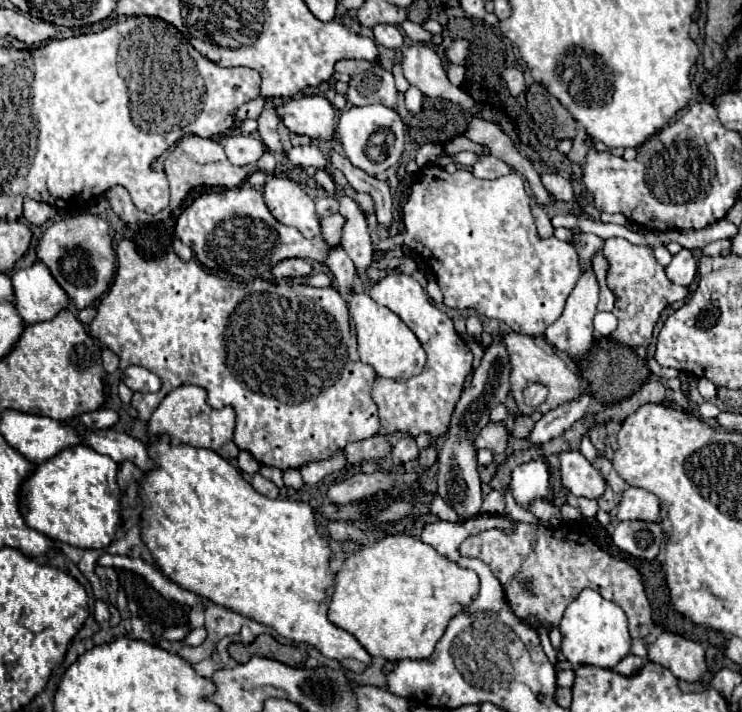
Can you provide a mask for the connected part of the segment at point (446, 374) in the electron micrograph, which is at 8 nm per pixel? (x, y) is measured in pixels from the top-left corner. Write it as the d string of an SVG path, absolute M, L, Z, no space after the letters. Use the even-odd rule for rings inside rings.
M389 271L383 279L375 281L369 287L369 297L375 303L397 313L401 321L417 335L417 339L427 351L427 365L417 377L411 377L407 381L389 381L385 377L375 377L371 393L379 407L381 427L385 433L405 431L413 437L427 431L433 435L433 439L437 439L449 427L451 413L461 397L463 381L471 373L473 353L457 335L453 321L447 317L447 313L443 313L429 301L427 291L411 275Z

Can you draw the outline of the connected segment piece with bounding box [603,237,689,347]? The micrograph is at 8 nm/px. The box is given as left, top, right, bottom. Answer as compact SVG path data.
M611 237L603 243L603 255L609 261L607 285L615 295L613 315L619 319L619 325L611 333L611 337L617 337L617 341L629 347L637 347L637 345L647 347L651 343L653 327L661 311L667 305L685 299L689 295L689 289L673 285L665 277L663 265L657 263L653 249L647 245L633 245L623 237Z

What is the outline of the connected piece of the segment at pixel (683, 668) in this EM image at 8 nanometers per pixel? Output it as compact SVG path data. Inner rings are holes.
M669 631L647 645L647 659L667 667L677 679L689 683L699 681L707 673L703 647L697 641Z

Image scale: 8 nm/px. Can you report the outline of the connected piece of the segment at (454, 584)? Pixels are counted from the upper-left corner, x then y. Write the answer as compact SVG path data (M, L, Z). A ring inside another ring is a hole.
M405 533L386 536L351 553L337 573L329 621L349 631L371 657L429 659L447 623L473 603L479 577Z

